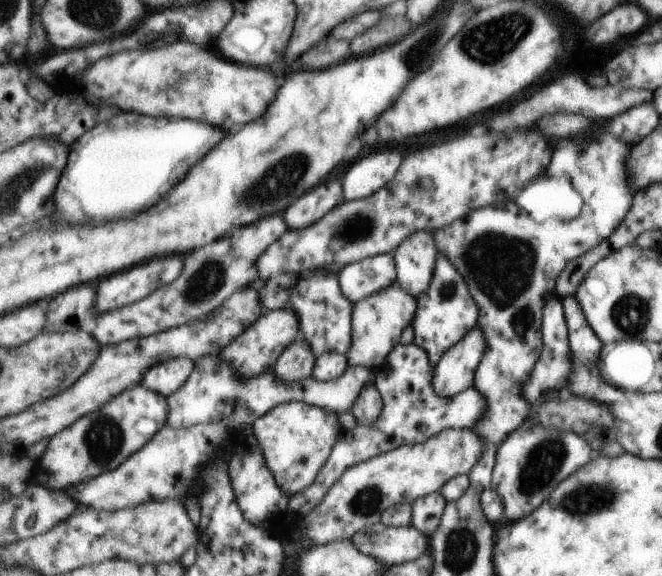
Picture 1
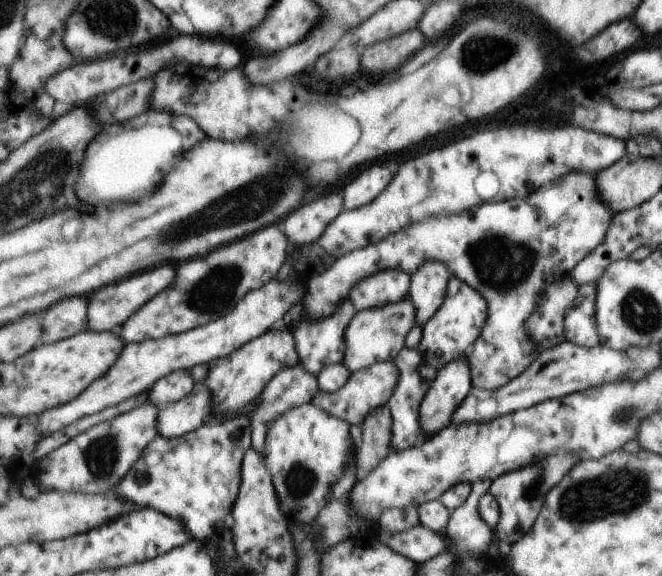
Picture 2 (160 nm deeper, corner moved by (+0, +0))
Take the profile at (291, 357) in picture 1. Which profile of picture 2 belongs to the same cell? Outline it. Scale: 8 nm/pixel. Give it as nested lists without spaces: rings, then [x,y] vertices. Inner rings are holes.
[[[301,364],[292,369],[285,369],[279,375],[272,379],[268,384],[263,394],[260,395],[259,401],[254,405],[252,419],[252,446],[257,451],[265,456],[265,450],[268,444],[268,432],[270,425],[280,416],[285,415],[294,408],[313,403],[317,394],[320,392],[320,384],[318,378],[311,373],[308,373]]]

